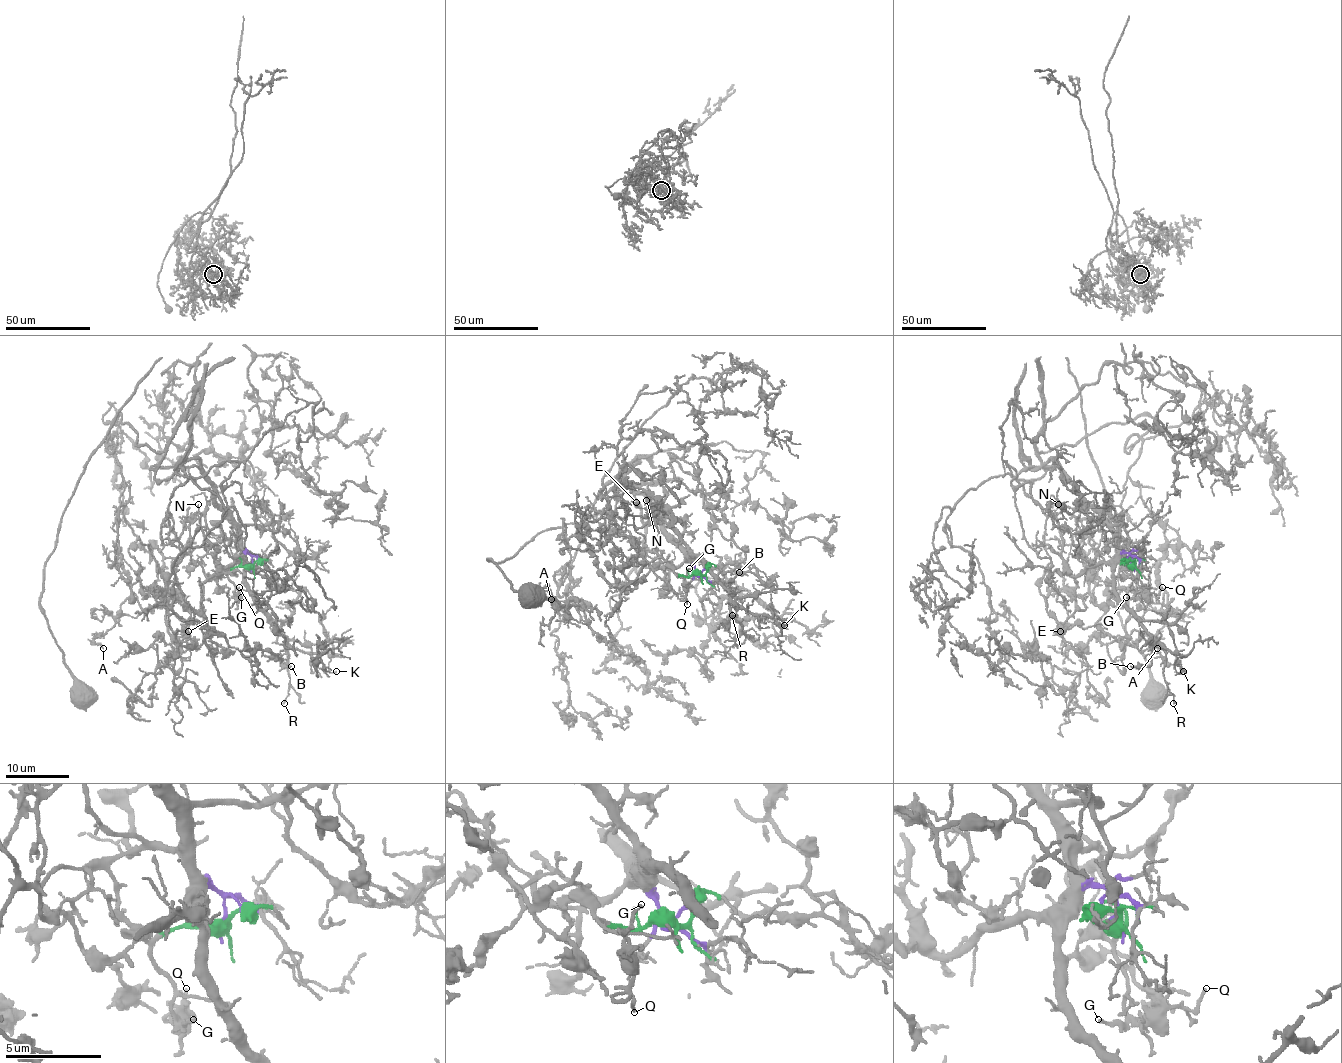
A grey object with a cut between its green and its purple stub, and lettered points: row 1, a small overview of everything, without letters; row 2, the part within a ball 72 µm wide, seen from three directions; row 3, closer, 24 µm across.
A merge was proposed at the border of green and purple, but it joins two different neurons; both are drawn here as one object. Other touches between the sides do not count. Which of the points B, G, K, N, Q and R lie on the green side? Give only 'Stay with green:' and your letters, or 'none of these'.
Stay with green: G, Q

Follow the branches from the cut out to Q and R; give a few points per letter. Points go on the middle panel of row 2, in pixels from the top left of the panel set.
Q: (699, 574), (675, 574), (683, 577), (686, 604)
R: (699, 576), (693, 563), (694, 555), (734, 598), (738, 606), (734, 616), (731, 616)

